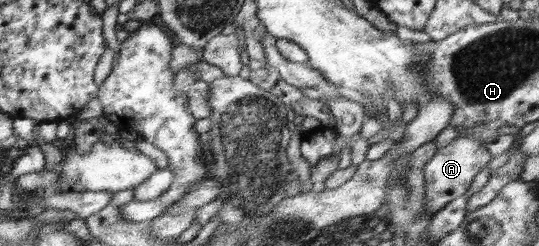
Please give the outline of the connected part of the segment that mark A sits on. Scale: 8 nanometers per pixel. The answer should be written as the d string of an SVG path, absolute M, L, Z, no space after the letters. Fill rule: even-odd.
M478 135L459 137L451 143L439 148L435 155L423 166L425 178L425 212L433 215L443 209L453 198L463 195L473 183L473 177L484 168L487 168L491 153L485 144L479 142Z

